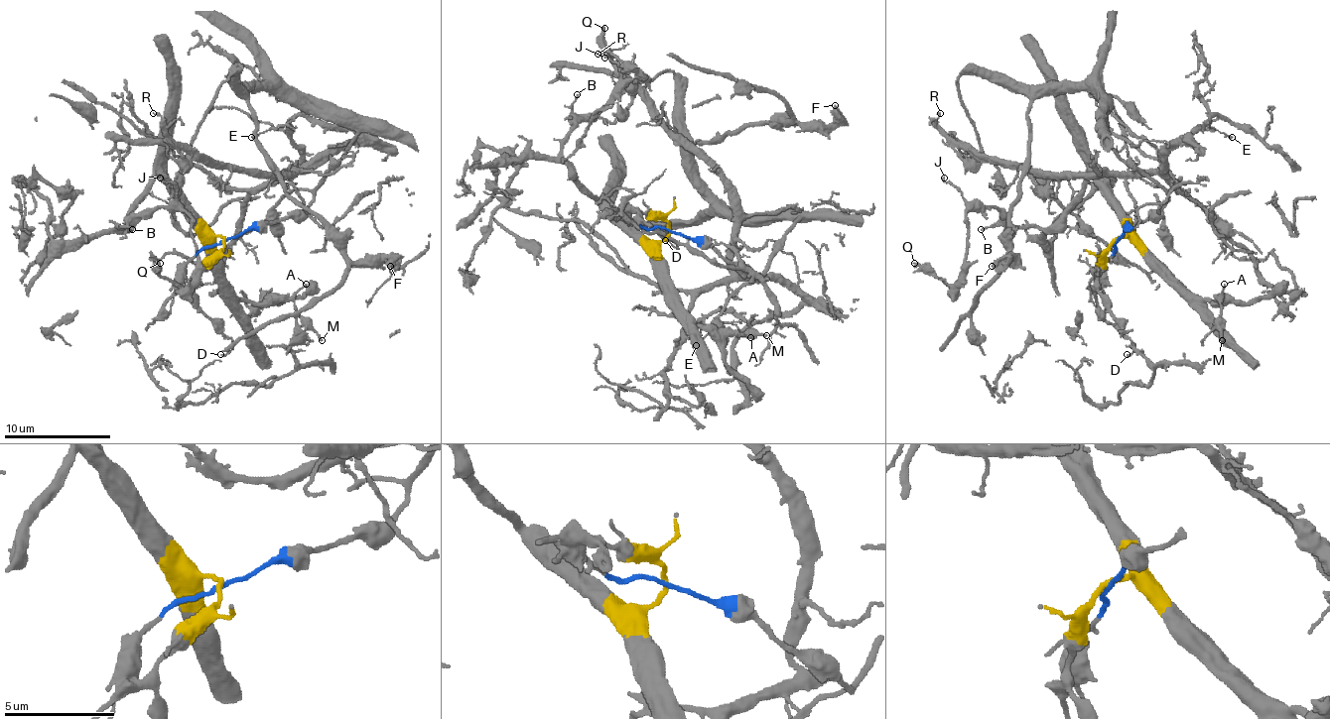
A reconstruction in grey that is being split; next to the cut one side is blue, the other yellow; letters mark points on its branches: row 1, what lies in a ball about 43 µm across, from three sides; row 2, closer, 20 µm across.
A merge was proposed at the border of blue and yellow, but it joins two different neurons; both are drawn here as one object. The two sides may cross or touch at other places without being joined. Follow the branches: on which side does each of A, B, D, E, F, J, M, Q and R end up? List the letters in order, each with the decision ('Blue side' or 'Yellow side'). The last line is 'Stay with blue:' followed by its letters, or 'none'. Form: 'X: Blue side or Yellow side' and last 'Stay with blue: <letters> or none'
A: Yellow side
B: Yellow side
D: Yellow side
E: Blue side
F: Blue side
J: Yellow side
M: Yellow side
Q: Yellow side
R: Blue side
Stay with blue: E, F, R

